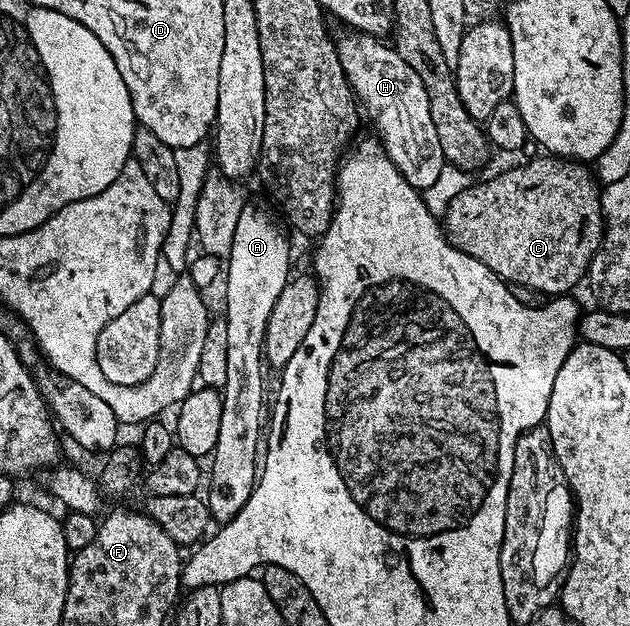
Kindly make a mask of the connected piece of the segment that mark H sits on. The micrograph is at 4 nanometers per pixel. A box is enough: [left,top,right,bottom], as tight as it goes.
[335,33,445,192]

